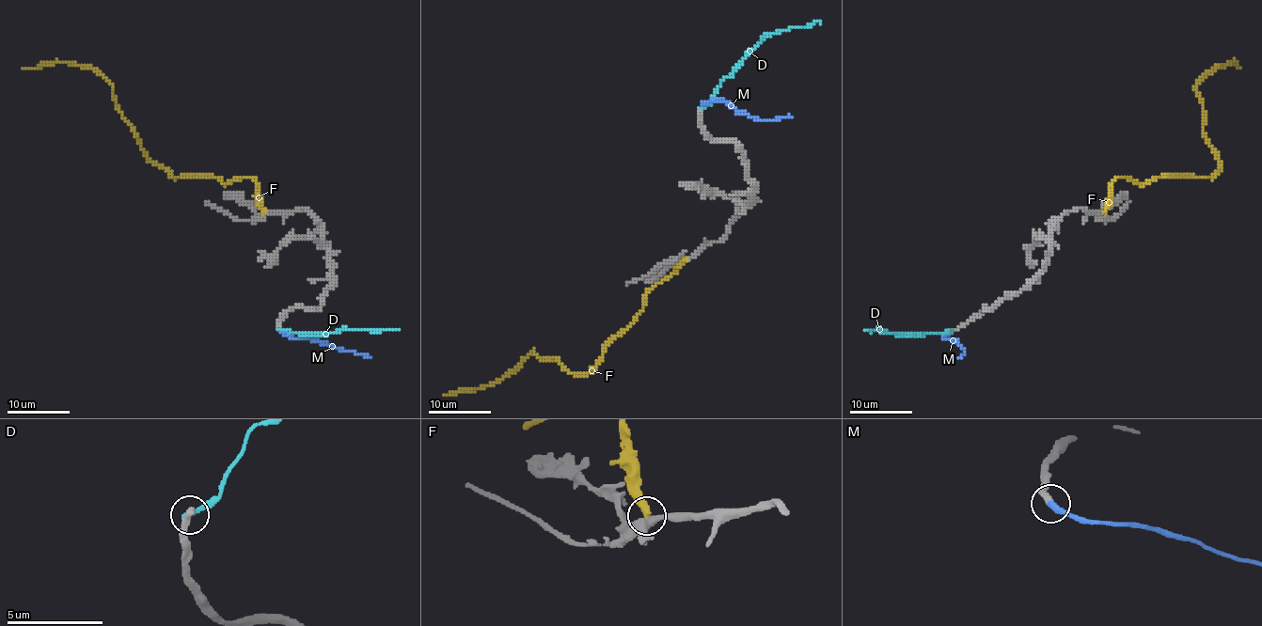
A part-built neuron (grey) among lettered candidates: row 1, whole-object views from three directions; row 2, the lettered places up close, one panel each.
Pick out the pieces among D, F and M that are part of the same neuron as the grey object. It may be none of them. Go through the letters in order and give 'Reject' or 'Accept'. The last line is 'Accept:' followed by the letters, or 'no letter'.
D: Reject
F: Reject
M: Accept
Accept: M

